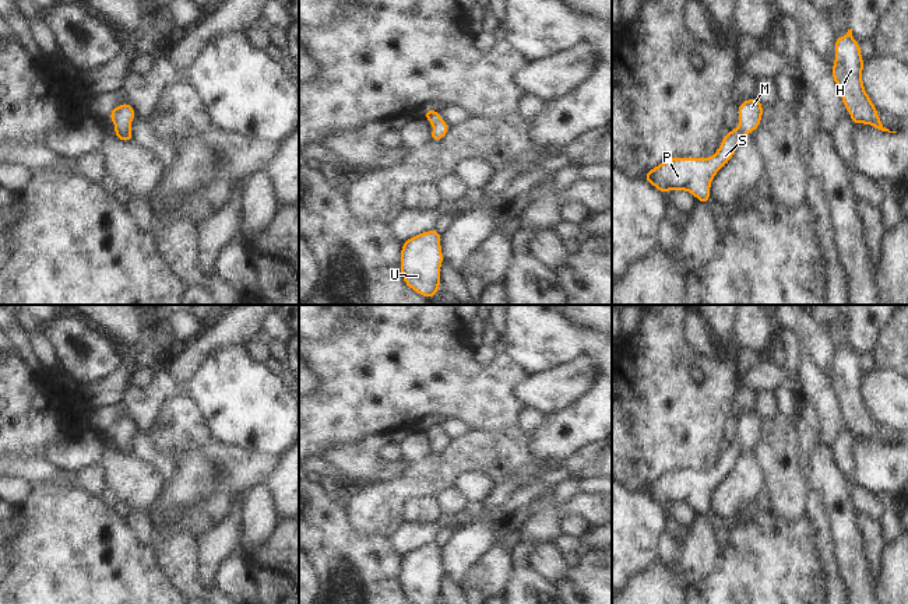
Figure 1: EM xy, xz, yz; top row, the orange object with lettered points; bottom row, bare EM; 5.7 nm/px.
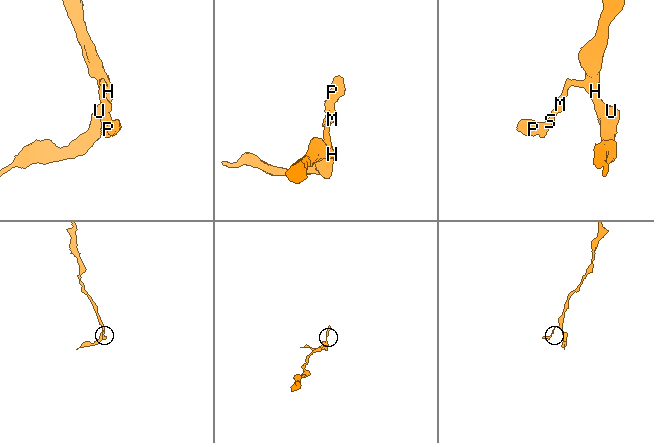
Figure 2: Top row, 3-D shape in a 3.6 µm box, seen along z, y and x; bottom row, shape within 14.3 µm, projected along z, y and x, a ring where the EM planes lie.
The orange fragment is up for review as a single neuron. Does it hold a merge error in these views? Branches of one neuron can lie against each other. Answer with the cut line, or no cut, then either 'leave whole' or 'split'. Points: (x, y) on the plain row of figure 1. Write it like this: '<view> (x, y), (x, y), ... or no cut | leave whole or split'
no cut | leave whole

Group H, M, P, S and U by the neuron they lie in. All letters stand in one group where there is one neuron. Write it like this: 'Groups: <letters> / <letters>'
Groups: H M P S U.

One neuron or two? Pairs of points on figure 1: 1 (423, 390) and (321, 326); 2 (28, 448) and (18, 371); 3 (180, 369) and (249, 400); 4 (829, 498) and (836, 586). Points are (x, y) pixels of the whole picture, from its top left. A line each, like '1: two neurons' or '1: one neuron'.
1: one neuron
2: one neuron
3: two neurons
4: two neurons

